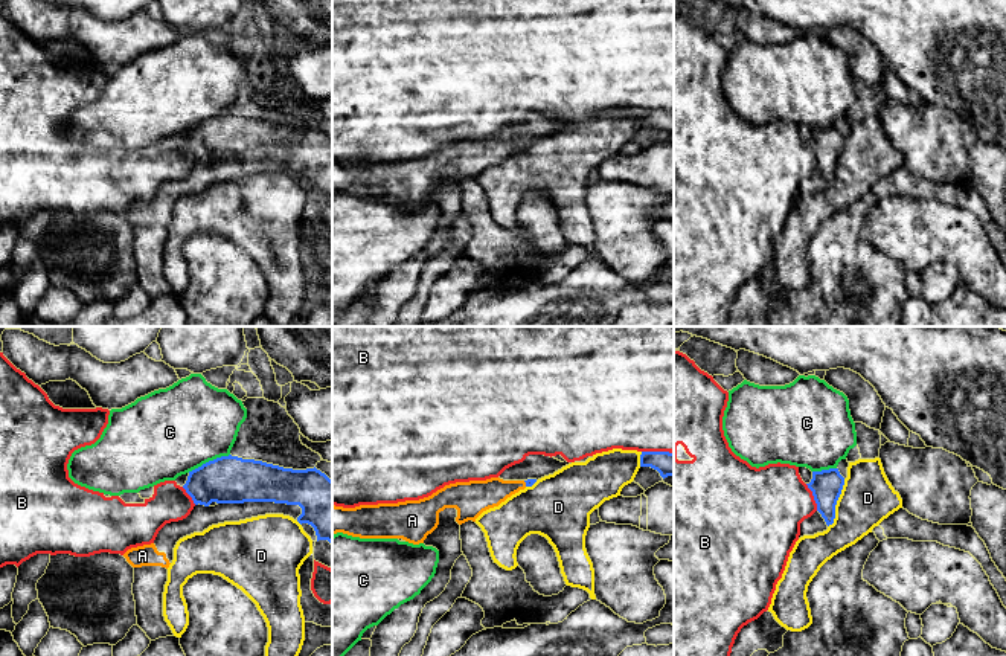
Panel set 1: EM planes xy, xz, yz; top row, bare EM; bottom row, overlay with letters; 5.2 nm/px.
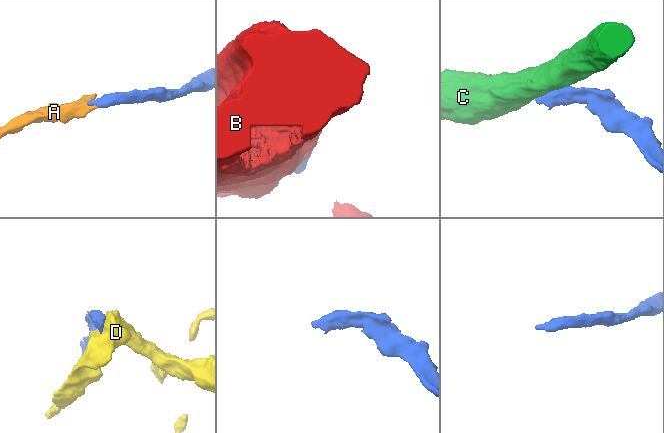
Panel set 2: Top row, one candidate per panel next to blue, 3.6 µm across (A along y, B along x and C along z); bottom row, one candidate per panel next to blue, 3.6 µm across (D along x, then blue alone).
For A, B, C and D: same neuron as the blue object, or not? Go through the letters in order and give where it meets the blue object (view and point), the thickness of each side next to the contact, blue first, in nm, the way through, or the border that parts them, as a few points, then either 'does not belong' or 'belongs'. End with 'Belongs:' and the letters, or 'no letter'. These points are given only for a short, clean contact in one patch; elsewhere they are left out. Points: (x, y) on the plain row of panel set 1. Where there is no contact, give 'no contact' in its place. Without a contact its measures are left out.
A: xz (526, 142) | 50/160 nm | across xz (529, 141), (526, 142), (480, 153) | belongs
B: yz (814, 156) | 170/400 nm | does not belong
C: xy (209, 119) | 260/460 nm | along xy (229, 112), (209, 118), (188, 130) | does not belong
D: yz (836, 162) | 170/280 nm | does not belong
Belongs: A

